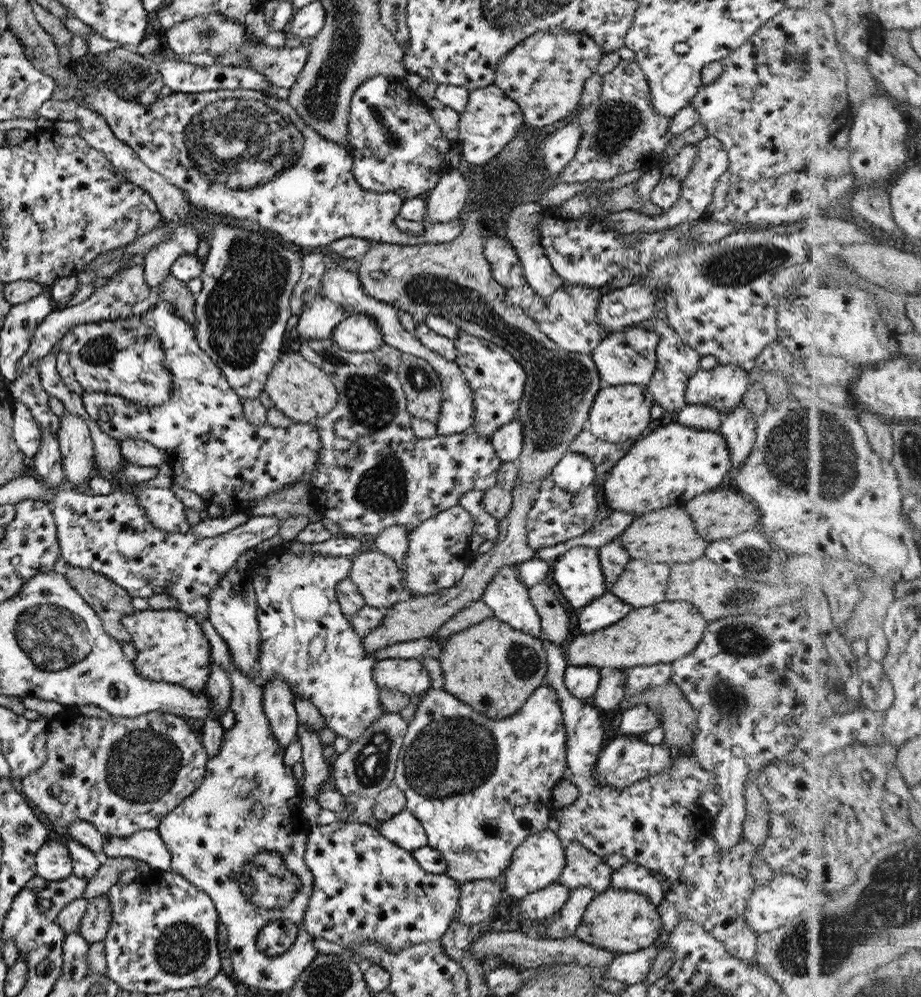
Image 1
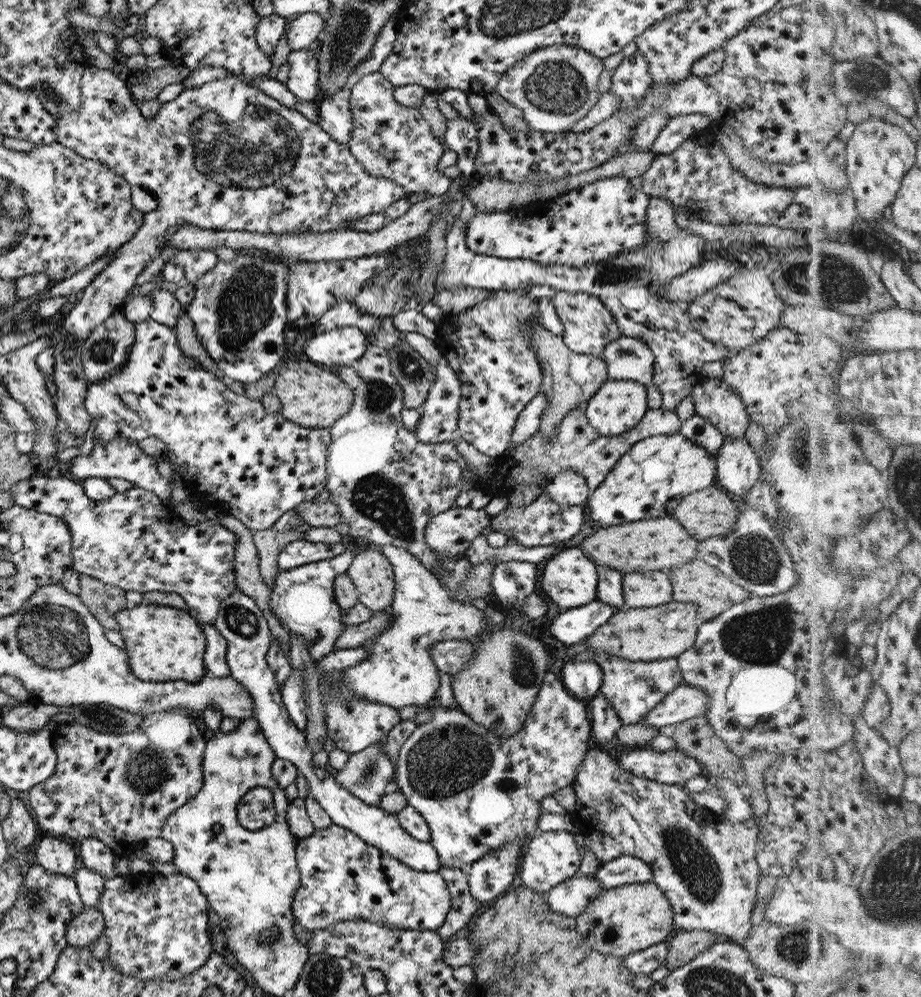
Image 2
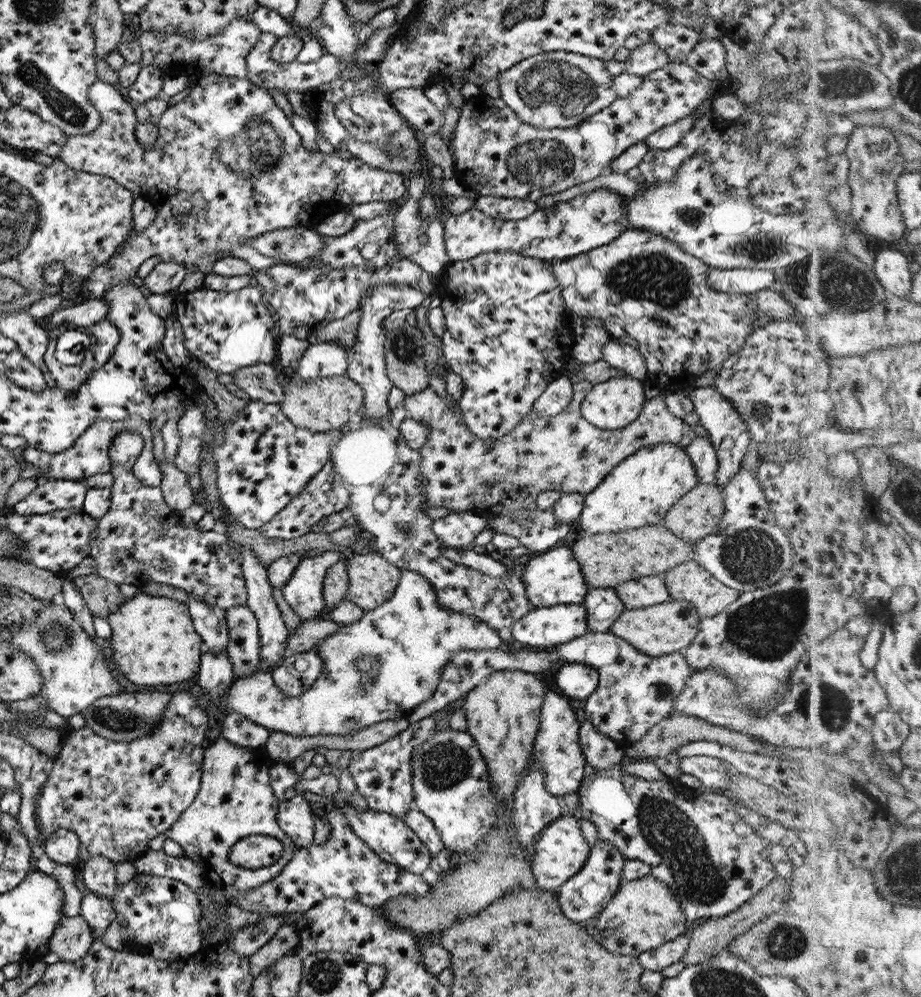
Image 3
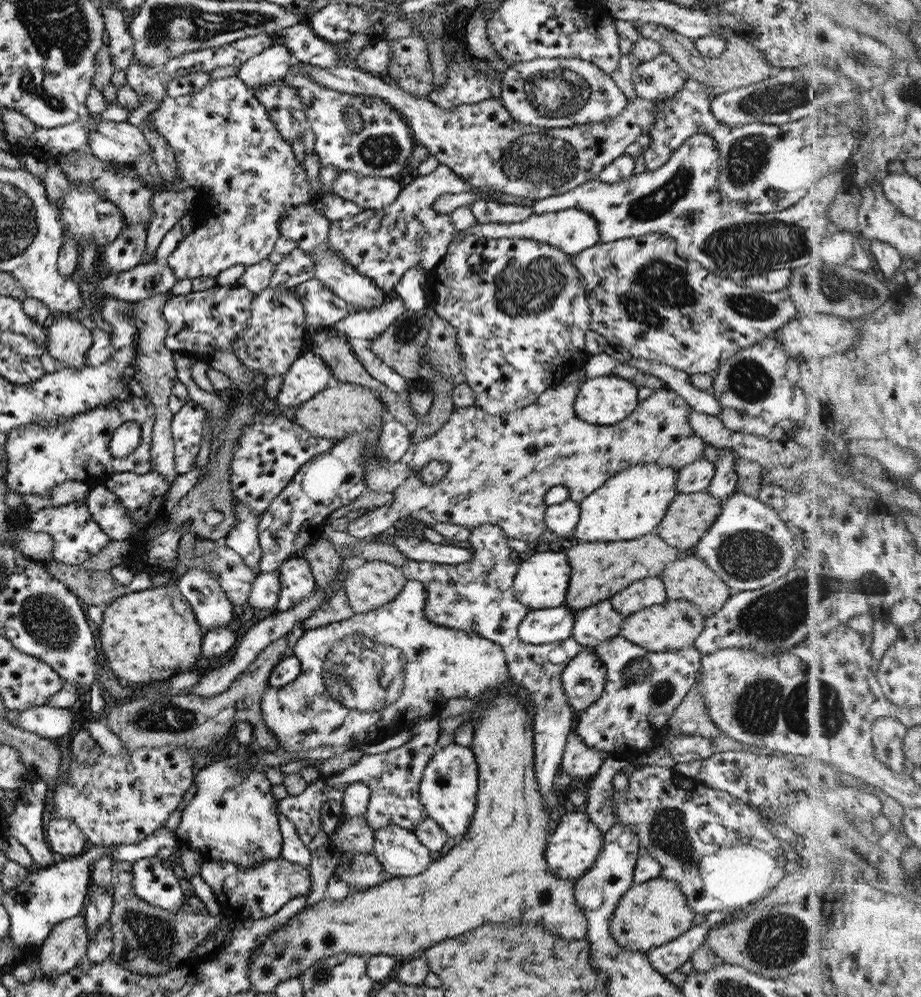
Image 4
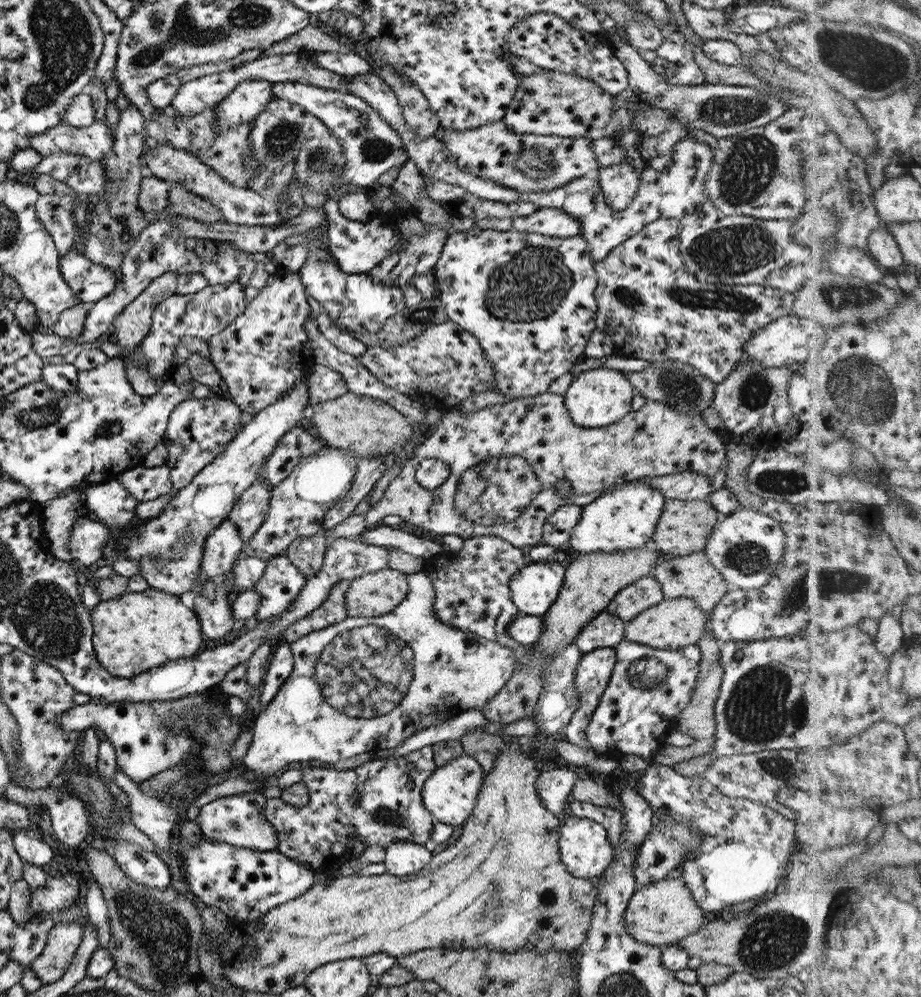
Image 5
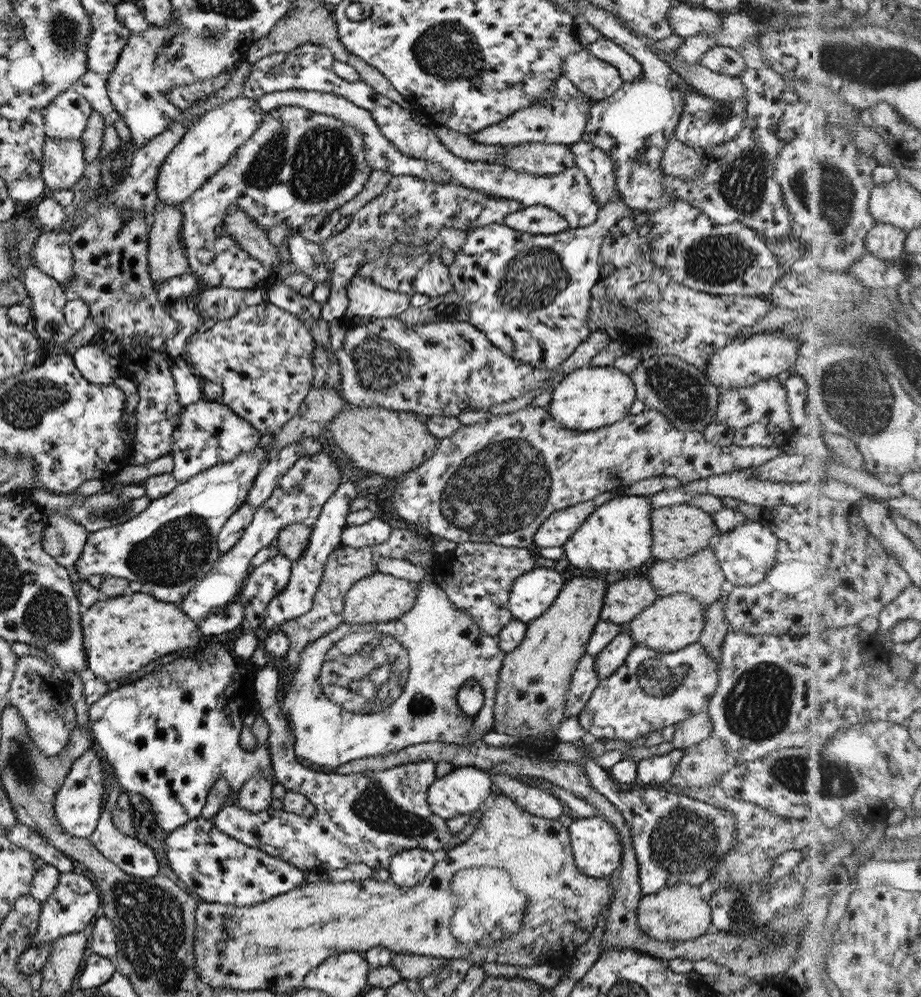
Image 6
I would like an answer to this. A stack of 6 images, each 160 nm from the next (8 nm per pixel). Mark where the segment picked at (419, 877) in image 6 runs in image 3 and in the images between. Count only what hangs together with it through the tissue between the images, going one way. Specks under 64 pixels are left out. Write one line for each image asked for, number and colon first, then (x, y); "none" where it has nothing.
3: (389, 838)
4: (400, 854)
5: (402, 858)

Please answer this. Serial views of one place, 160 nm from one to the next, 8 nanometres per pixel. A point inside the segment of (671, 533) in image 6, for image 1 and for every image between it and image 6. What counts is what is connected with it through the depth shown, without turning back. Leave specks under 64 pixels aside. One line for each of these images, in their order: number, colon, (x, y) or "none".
1: (715, 514)
2: (711, 511)
3: (695, 515)
4: (687, 516)
5: (683, 526)

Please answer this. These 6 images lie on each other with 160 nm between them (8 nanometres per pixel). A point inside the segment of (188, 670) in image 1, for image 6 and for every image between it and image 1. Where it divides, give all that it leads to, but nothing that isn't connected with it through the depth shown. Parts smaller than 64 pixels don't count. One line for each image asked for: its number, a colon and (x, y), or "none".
2: (161, 643)
3: (152, 642)
4: (153, 631)
5: (133, 631)
6: (121, 634)

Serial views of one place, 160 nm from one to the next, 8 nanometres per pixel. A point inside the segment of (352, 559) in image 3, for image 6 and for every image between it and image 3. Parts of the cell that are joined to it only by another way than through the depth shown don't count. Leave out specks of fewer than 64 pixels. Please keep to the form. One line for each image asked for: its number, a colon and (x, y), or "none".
4: (371, 584)
5: (372, 594)
6: (379, 597)

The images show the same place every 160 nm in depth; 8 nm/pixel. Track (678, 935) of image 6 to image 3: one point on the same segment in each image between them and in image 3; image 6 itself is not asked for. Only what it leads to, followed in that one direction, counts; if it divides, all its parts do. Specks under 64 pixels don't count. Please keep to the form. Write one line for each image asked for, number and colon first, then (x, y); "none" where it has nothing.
3: (642, 914)
4: (650, 914)
5: (658, 914)

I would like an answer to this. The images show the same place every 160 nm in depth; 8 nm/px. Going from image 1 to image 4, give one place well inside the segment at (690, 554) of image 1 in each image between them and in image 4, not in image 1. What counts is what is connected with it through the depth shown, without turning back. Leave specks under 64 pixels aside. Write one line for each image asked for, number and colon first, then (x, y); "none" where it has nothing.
2: (661, 543)
3: (605, 560)
4: (597, 570)

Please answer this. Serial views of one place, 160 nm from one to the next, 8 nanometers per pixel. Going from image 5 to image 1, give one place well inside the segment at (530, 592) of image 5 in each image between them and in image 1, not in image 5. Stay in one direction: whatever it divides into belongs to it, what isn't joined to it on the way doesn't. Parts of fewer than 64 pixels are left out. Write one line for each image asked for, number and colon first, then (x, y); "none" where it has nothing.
1: (577, 574)
2: (568, 579)
3: (554, 578)
4: (540, 581)

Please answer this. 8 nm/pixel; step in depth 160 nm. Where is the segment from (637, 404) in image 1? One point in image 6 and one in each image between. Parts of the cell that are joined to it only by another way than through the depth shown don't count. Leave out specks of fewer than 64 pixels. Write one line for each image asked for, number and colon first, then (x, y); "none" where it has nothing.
2: (616, 406)
3: (613, 403)
4: (604, 400)
5: (595, 398)
6: (588, 398)

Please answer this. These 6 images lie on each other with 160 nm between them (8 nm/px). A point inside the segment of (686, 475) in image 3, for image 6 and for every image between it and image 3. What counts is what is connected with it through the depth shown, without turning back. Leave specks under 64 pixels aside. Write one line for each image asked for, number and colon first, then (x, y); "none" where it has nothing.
4: (628, 505)
5: (622, 519)
6: (615, 537)

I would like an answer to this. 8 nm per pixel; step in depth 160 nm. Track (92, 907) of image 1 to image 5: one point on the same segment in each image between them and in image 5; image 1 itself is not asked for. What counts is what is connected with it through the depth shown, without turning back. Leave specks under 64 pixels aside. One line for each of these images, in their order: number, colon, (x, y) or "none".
2: (82, 930)
3: (71, 939)
4: (64, 947)
5: (62, 941)

